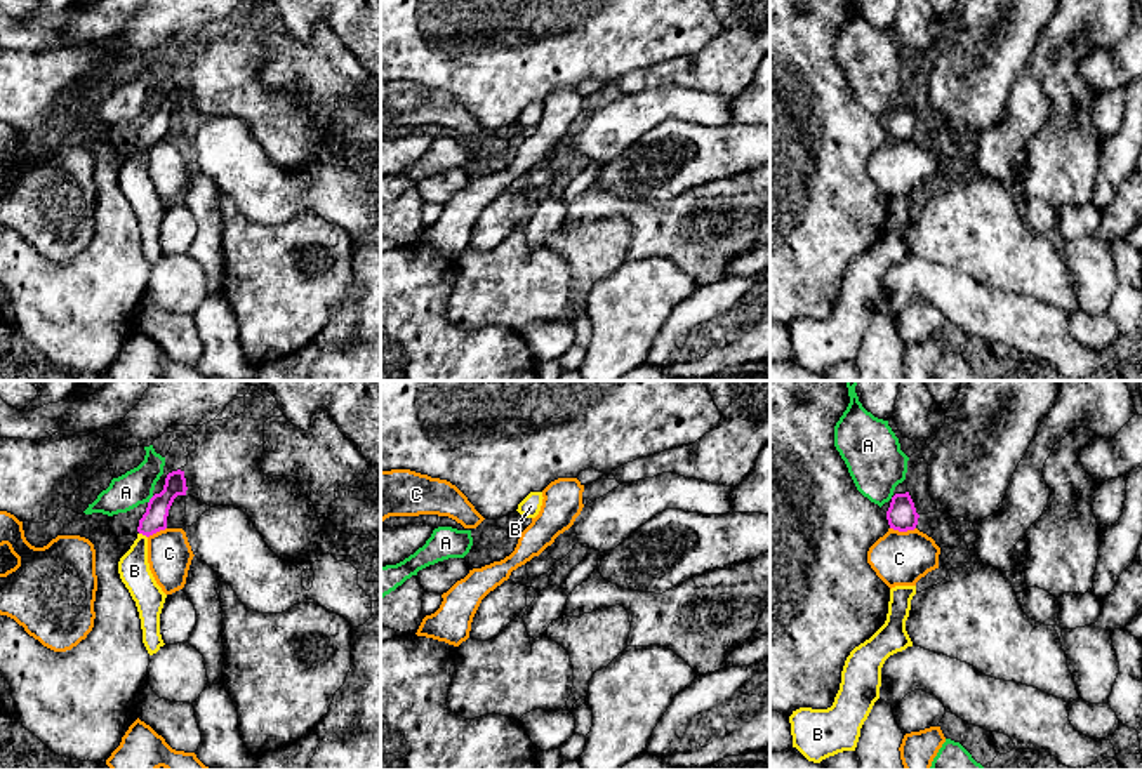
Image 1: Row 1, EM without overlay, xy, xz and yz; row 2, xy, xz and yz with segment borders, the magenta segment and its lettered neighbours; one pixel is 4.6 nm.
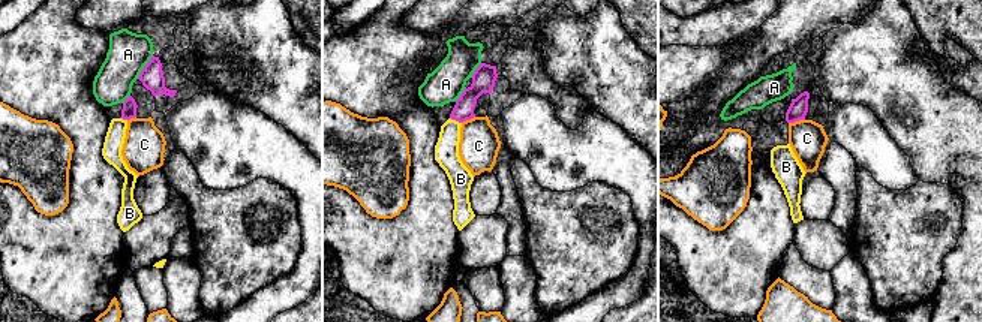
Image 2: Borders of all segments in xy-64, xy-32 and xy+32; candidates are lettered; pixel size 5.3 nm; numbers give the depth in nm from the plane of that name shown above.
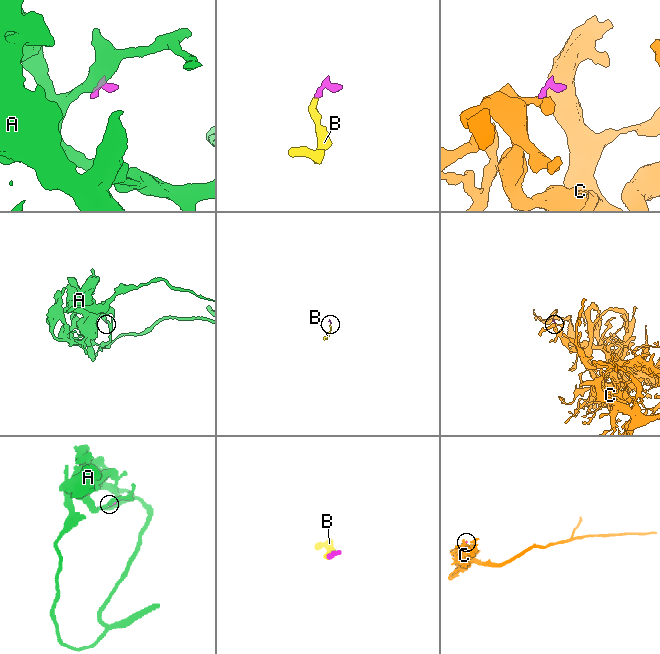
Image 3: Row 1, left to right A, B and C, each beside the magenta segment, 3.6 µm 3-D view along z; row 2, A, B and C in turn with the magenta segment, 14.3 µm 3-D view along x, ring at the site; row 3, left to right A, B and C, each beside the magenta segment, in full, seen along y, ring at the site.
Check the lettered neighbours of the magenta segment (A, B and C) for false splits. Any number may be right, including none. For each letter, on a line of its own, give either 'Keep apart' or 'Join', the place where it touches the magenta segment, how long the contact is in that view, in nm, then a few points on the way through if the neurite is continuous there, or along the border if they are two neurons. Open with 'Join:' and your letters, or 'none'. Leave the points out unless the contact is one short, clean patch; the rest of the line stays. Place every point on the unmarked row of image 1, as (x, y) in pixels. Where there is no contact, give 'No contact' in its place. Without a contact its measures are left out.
Join: B
A: Keep apart. Touches magenta at xy (150, 110). Shared border 50 nm
B: Join. Touches magenta at xy (143, 145). Shared border 50 nm. Path across: xy (153, 131), (143, 145), (134, 181)
C: Keep apart. Touches magenta at yz (902, 141). Shared border 120 nm. Boundary: yz (890, 138), (899, 141), (915, 139)

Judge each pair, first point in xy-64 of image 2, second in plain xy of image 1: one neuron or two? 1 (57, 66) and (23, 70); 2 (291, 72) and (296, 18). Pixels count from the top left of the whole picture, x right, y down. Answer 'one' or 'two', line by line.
1: one
2: two

